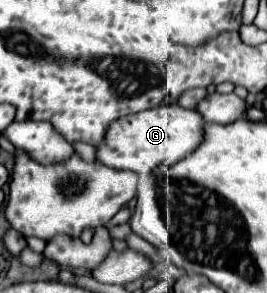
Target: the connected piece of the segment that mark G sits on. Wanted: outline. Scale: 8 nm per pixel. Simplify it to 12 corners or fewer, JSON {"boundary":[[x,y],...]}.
{"boundary":[[159,105],[113,121],[95,155],[149,173],[199,147],[203,117]]}

